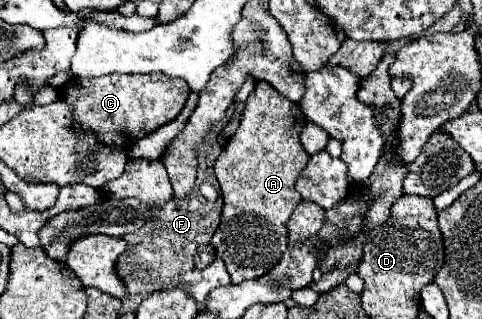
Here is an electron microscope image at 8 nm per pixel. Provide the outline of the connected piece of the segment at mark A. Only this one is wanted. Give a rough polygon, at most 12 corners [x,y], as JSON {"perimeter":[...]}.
{"perimeter":[[256,83],[214,163],[232,283],[288,247],[306,117]]}

